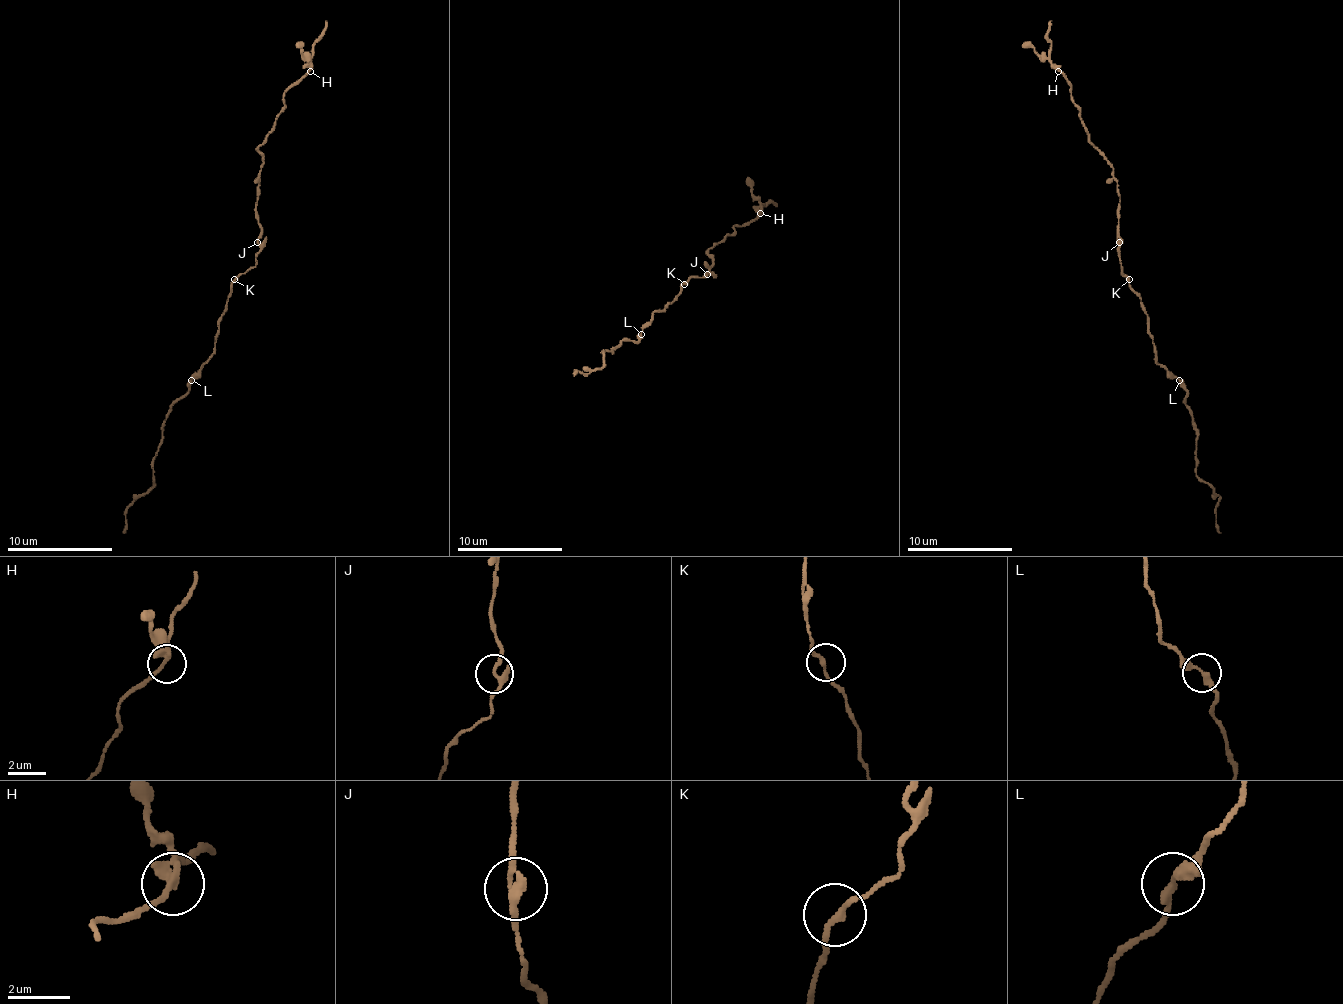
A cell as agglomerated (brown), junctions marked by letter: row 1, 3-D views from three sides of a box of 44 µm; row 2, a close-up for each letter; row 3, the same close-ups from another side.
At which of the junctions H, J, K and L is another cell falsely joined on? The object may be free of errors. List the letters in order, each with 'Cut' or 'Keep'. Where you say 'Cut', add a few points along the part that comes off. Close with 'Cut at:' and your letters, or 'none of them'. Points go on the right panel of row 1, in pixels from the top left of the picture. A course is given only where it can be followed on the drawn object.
H: Keep
J: Keep
K: Keep
L: Keep
Cut at: none of them

